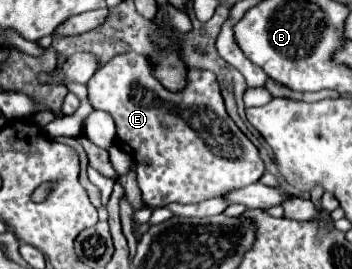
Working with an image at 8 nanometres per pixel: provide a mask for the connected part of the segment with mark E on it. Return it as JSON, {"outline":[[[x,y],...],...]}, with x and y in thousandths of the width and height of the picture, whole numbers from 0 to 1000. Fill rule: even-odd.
{"outline":[[[355,193],[315,216],[293,253],[281,253],[247,305],[253,372],[276,409],[298,409],[327,439],[332,461],[332,535],[389,602],[389,677],[406,714],[406,751],[418,766],[469,766],[480,751],[571,751],[639,721],[656,699],[690,699],[730,677],[753,625],[719,528],[668,468],[668,454],[639,416],[628,327],[616,283],[594,260],[543,253],[531,260],[531,312],[514,342],[486,342],[457,320],[435,283],[435,230],[418,208]]]}

